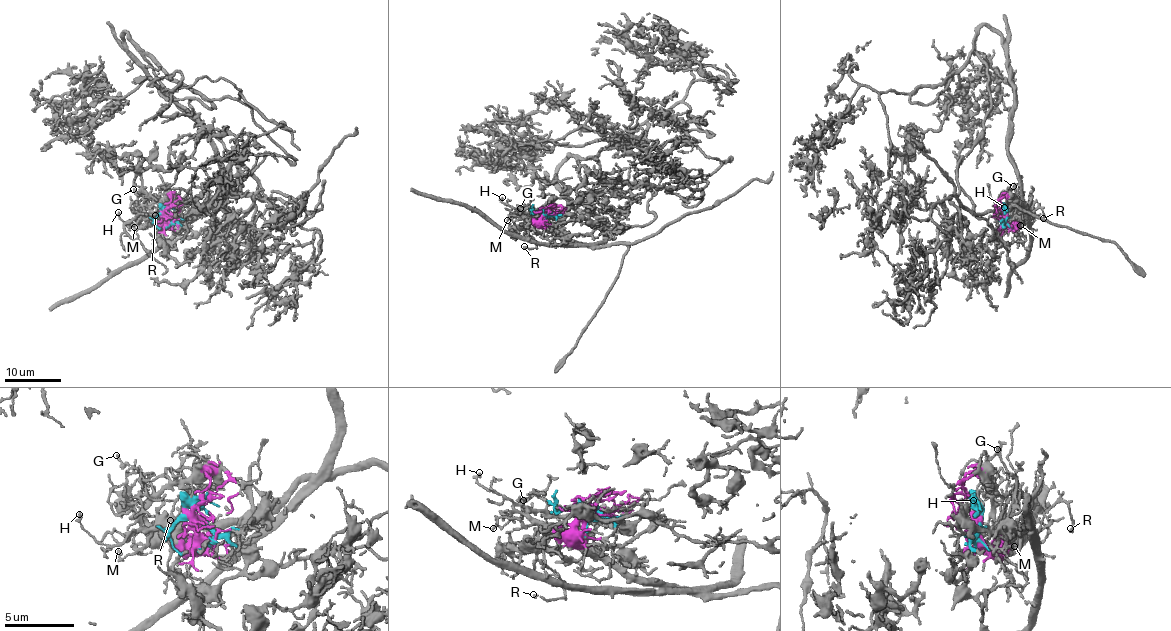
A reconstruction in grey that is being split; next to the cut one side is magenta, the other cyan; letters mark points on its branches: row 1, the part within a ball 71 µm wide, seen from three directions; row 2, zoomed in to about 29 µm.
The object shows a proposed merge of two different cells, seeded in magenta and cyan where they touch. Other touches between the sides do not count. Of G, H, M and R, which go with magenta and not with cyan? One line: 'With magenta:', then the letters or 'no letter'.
With magenta: G, H, M, R

